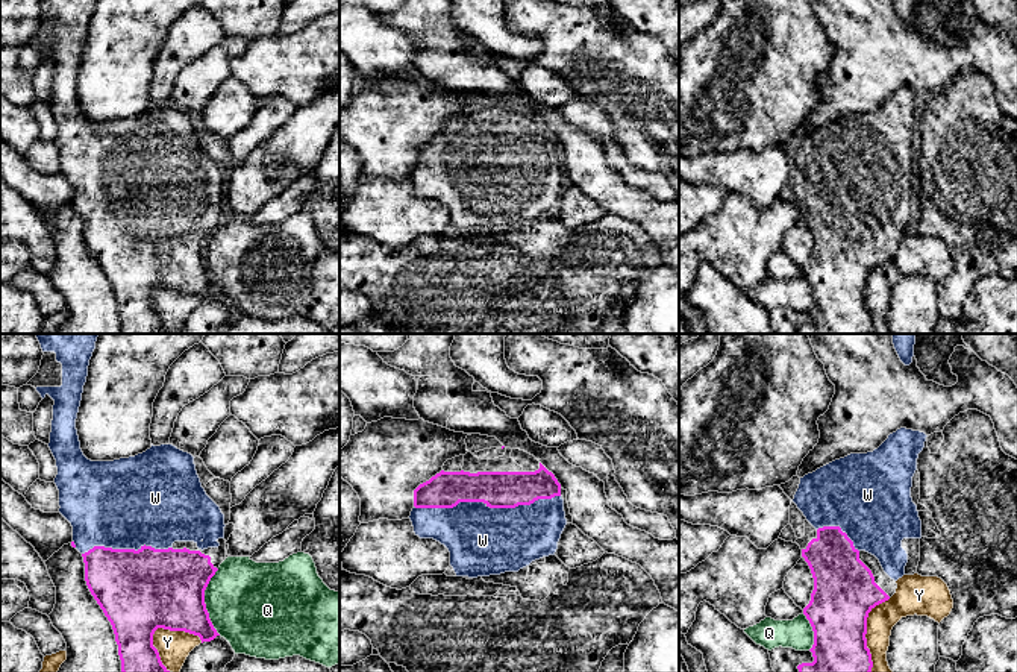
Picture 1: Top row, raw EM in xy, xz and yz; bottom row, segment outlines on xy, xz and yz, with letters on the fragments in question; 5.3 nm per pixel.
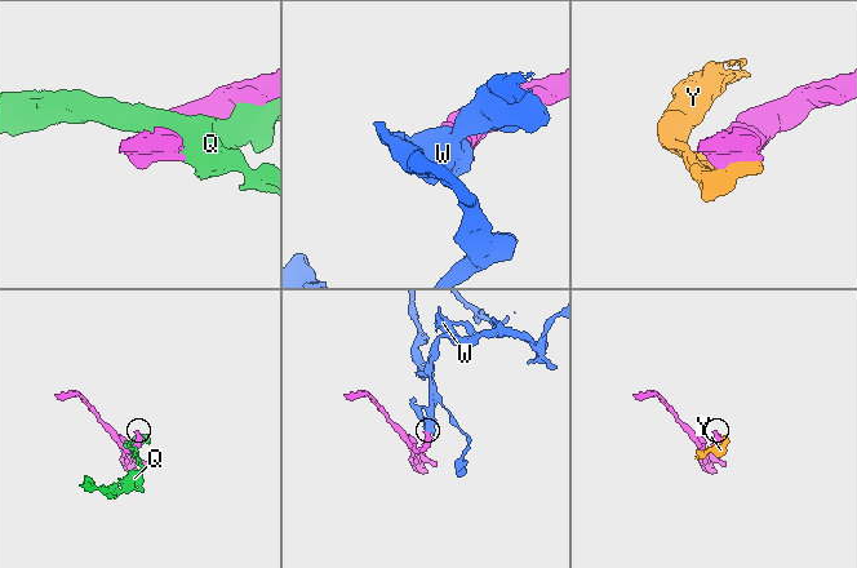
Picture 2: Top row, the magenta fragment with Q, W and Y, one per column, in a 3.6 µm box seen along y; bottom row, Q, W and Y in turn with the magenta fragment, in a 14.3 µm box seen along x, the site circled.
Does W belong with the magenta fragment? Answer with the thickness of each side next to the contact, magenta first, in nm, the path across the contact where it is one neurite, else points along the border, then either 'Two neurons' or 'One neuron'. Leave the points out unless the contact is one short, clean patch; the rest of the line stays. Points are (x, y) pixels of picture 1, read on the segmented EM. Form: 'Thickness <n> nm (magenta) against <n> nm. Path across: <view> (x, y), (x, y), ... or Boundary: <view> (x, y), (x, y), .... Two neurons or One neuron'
Thickness 190 nm (magenta) against 360 nm. One neuron

